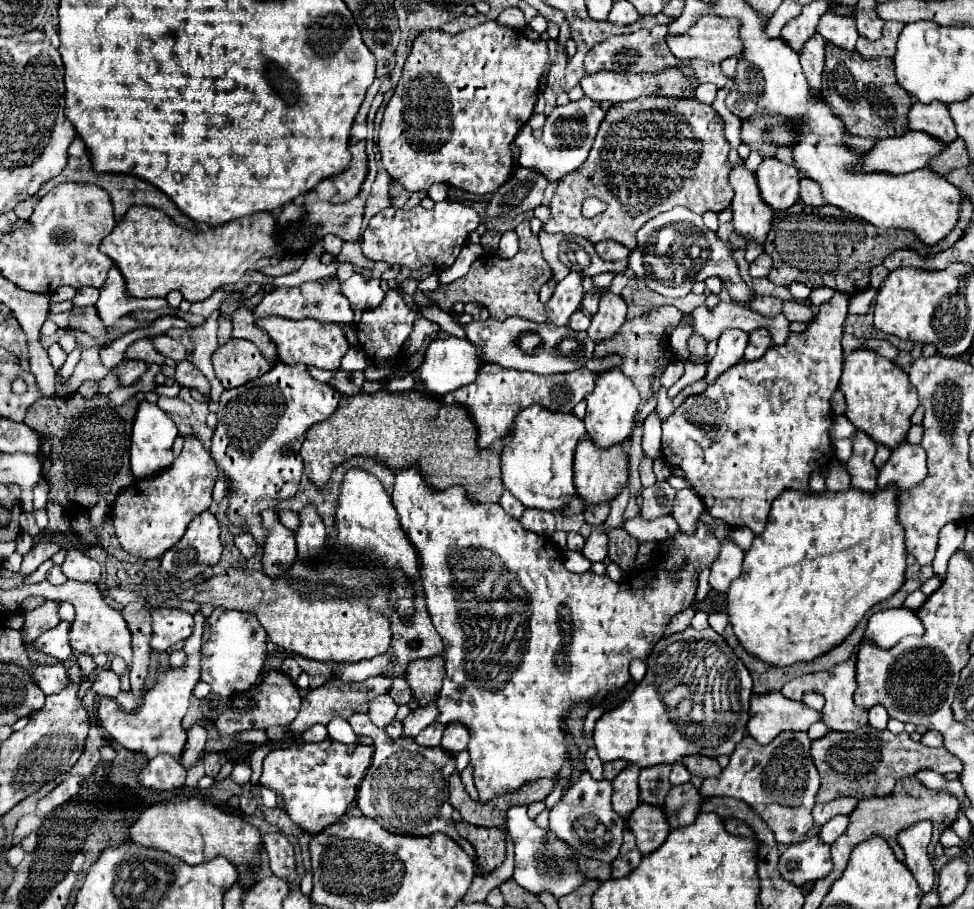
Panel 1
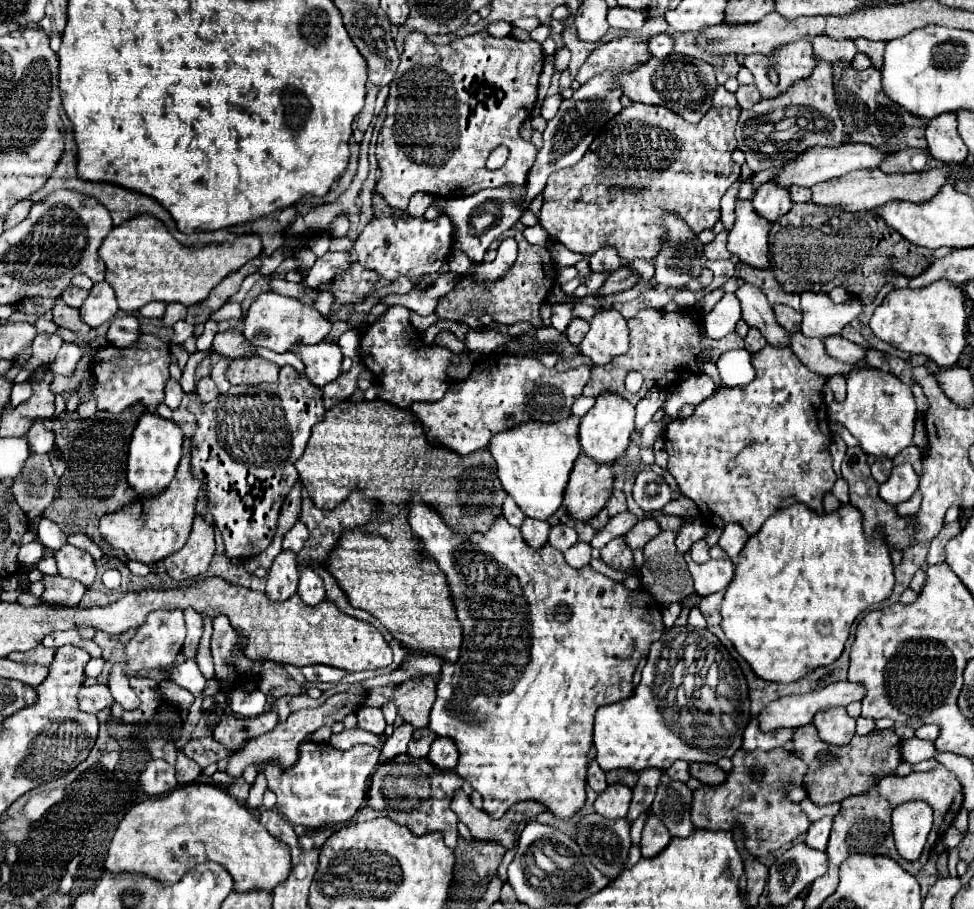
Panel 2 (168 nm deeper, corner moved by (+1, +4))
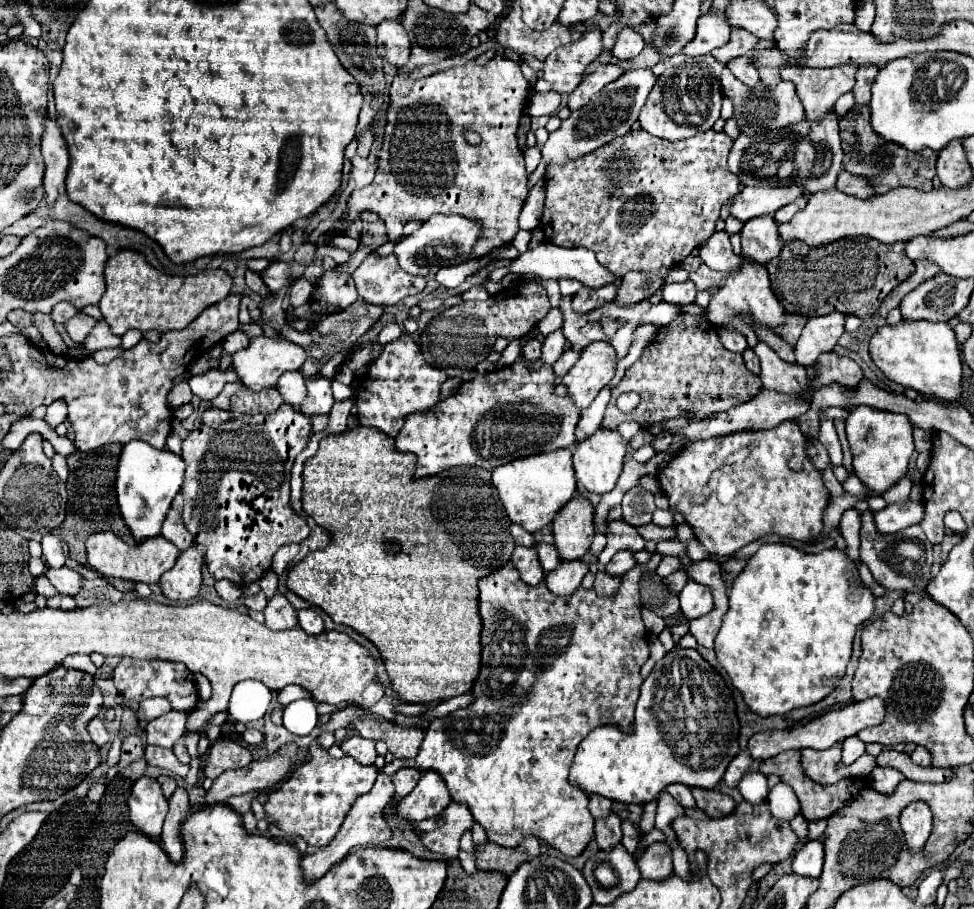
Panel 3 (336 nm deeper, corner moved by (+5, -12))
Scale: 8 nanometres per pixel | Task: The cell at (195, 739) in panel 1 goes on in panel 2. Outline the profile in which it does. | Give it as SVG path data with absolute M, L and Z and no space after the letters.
M179 750L175 772L177 772L177 784L179 784L179 786L187 786L187 784L191 784L191 782L201 774L201 766L195 764L193 760L189 760L189 758Z

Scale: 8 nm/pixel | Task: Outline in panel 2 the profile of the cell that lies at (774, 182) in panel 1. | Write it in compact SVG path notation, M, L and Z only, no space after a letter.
M765 182L753 198L753 210L763 216L767 222L775 222L781 216L785 216L791 210L791 198L789 190L775 188L773 182Z

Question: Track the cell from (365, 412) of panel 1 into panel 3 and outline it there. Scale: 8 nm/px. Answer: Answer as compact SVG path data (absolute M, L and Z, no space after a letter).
M355 426L355 428L345 430L345 432L341 432L341 434L327 434L327 436L319 442L317 454L315 454L313 458L305 460L305 468L303 468L303 498L301 498L301 502L303 502L303 510L305 510L305 512L307 512L321 528L325 528L325 530L331 532L333 542L331 542L329 548L325 548L325 550L315 550L315 552L307 554L299 564L295 564L295 566L291 568L291 572L289 572L287 586L289 586L289 590L293 590L295 594L299 594L301 598L305 598L305 600L309 600L311 604L323 608L335 624L351 626L353 630L357 630L359 634L363 634L365 638L369 638L369 640L379 648L381 658L385 660L385 668L387 668L389 680L391 680L391 686L393 686L395 694L397 694L401 700L407 700L407 702L439 702L439 700L449 700L449 698L453 698L453 696L465 694L465 692L473 686L475 676L479 674L479 666L481 666L481 660L479 660L479 632L481 632L481 618L479 618L479 614L477 614L477 594L479 594L479 592L477 592L477 582L479 582L483 576L487 576L491 570L495 570L497 566L503 566L507 560L511 560L515 542L513 542L511 532L509 532L511 520L509 520L509 516L505 514L505 508L503 508L503 504L501 504L501 500L499 500L499 494L495 492L495 486L491 484L491 472L489 472L489 470L483 470L483 468L453 468L453 470L449 470L449 472L441 472L441 474L435 474L435 476L425 478L425 480L415 480L415 476L413 476L415 462L417 462L417 456L415 456L415 454L411 454L411 452L399 452L399 450L395 448L395 440L393 440L391 436L387 436L385 432L379 432L377 428L371 428L371 426Z

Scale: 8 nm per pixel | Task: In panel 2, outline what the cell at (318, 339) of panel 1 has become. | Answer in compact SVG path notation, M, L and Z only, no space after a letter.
M319 342L315 346L297 348L301 360L305 364L305 376L319 388L327 386L329 382L337 380L341 374L341 360L343 354L337 344Z

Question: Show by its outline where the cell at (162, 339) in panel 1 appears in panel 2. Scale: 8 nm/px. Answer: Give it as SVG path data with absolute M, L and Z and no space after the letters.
M125 314L125 316L117 316L109 322L109 330L107 330L107 340L109 344L115 344L117 348L127 348L127 344L133 344L139 338L139 322L135 316Z

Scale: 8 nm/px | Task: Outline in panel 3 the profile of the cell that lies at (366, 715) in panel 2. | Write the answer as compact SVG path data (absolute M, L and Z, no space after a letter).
M351 734L347 740L343 740L341 750L347 756L353 756L361 764L373 764L375 758L377 758L375 740L367 740L367 738L359 736L359 734Z

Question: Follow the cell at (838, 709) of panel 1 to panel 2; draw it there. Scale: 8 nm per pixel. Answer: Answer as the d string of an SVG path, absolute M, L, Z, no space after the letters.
M829 708L813 718L821 742L833 746L845 746L855 736L855 718L847 716L845 708Z

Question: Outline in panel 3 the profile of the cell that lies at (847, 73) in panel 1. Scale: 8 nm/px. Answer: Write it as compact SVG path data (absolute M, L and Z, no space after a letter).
M869 106L853 108L853 112L847 112L847 116L839 120L839 130L841 130L841 144L843 144L843 154L845 154L843 168L851 174L865 176L875 186L875 194L883 194L899 186L931 190L937 152L929 148L925 148L919 154L907 152L905 148L899 148L899 144L891 144L883 140L881 136L875 136L875 130L871 128L871 122L869 122Z

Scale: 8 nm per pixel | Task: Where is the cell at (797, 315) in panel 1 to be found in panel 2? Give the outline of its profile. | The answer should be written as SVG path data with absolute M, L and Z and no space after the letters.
M773 306L775 310L775 318L777 322L787 330L787 332L797 332L799 330L799 320L801 320L801 312L789 308L789 306Z

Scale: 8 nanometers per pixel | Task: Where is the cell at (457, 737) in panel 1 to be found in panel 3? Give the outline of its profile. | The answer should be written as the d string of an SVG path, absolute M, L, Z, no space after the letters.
M423 772L419 784L399 802L399 816L407 820L425 820L443 812L451 802L447 786L439 772Z

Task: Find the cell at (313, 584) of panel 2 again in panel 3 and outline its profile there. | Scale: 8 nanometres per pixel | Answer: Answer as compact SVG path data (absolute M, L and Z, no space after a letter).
M311 608L297 610L297 618L299 618L299 626L307 634L319 634L319 632L323 632L323 620L321 620L321 616L317 616L315 610L311 610Z

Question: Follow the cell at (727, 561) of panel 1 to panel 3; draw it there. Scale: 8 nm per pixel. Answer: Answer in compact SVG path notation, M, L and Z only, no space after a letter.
M689 580L683 588L683 592L679 594L679 600L681 600L681 610L683 614L693 620L693 618L699 618L707 612L711 612L713 608L713 596L711 596L711 588L703 586L703 584L697 584L693 580Z

